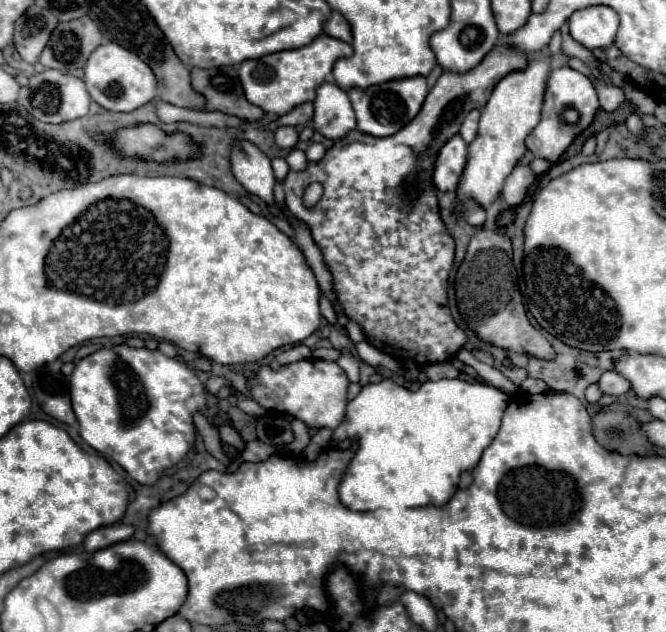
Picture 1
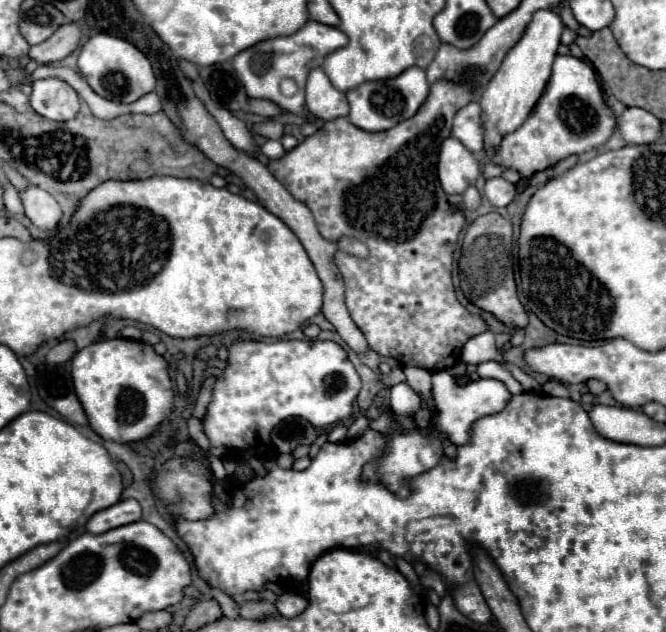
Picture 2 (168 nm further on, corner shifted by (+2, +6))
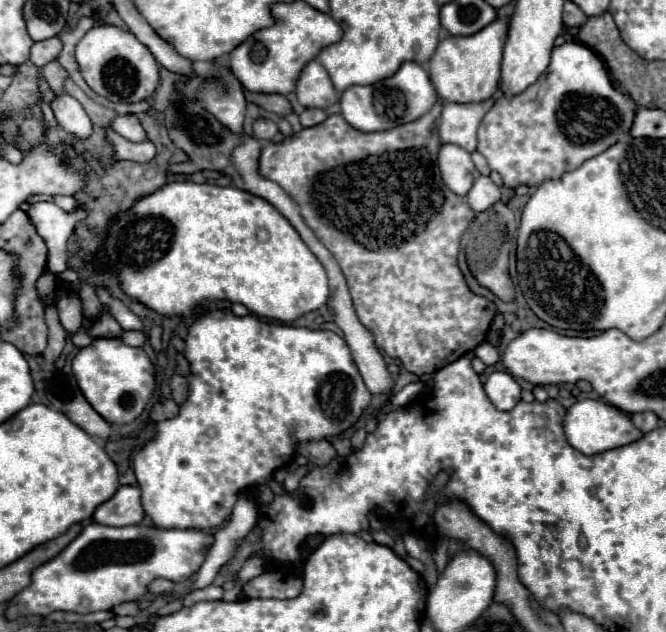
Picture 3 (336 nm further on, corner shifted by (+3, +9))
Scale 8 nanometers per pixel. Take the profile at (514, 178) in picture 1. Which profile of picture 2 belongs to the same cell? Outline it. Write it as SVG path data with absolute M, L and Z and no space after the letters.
M493 177L493 179L487 179L483 193L493 207L507 207L515 197L515 185L505 181L503 177Z

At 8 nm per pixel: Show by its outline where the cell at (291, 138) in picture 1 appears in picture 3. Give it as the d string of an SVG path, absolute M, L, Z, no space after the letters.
M256 118L254 120L254 124L252 124L252 128L254 128L254 136L258 138L258 140L272 140L274 138L274 134L278 132L278 126L276 126L276 122L272 122L272 120L268 120L268 118Z

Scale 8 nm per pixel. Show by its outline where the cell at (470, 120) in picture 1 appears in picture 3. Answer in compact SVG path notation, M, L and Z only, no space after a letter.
M492 96L484 102L470 102L470 104L444 104L442 116L440 116L440 140L446 144L458 144L466 148L468 152L476 150L476 132L486 116L486 112L494 106L494 100L498 96Z

